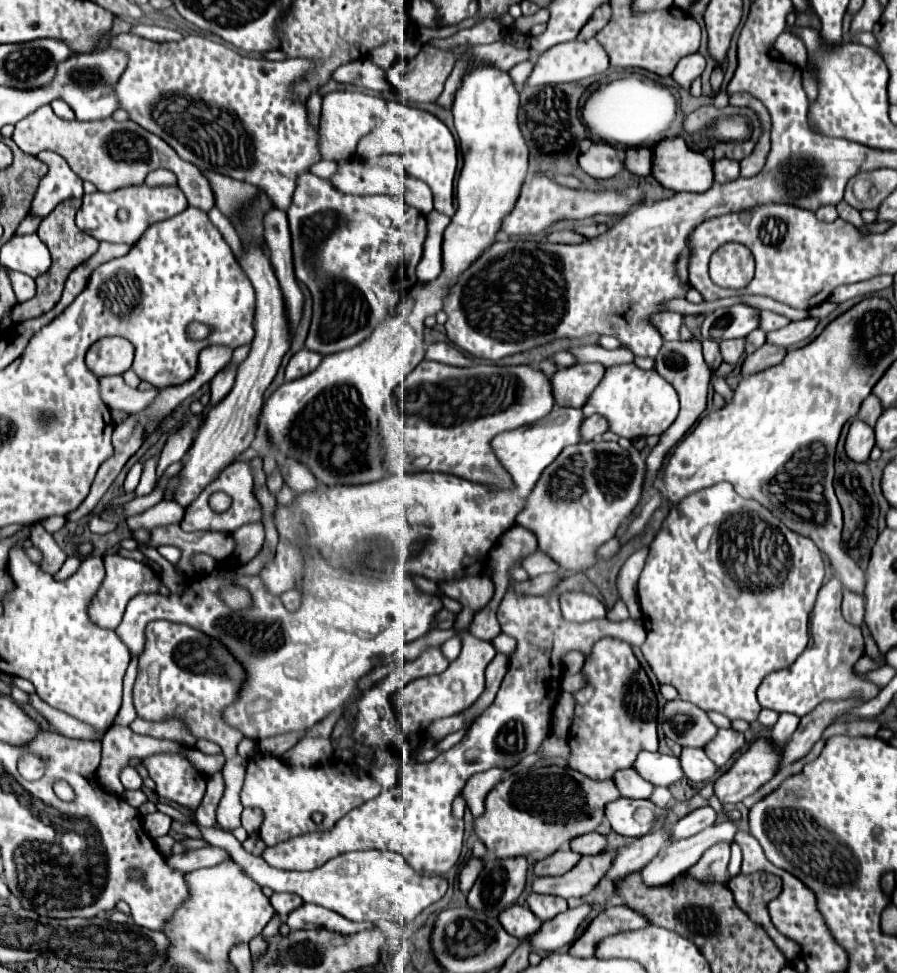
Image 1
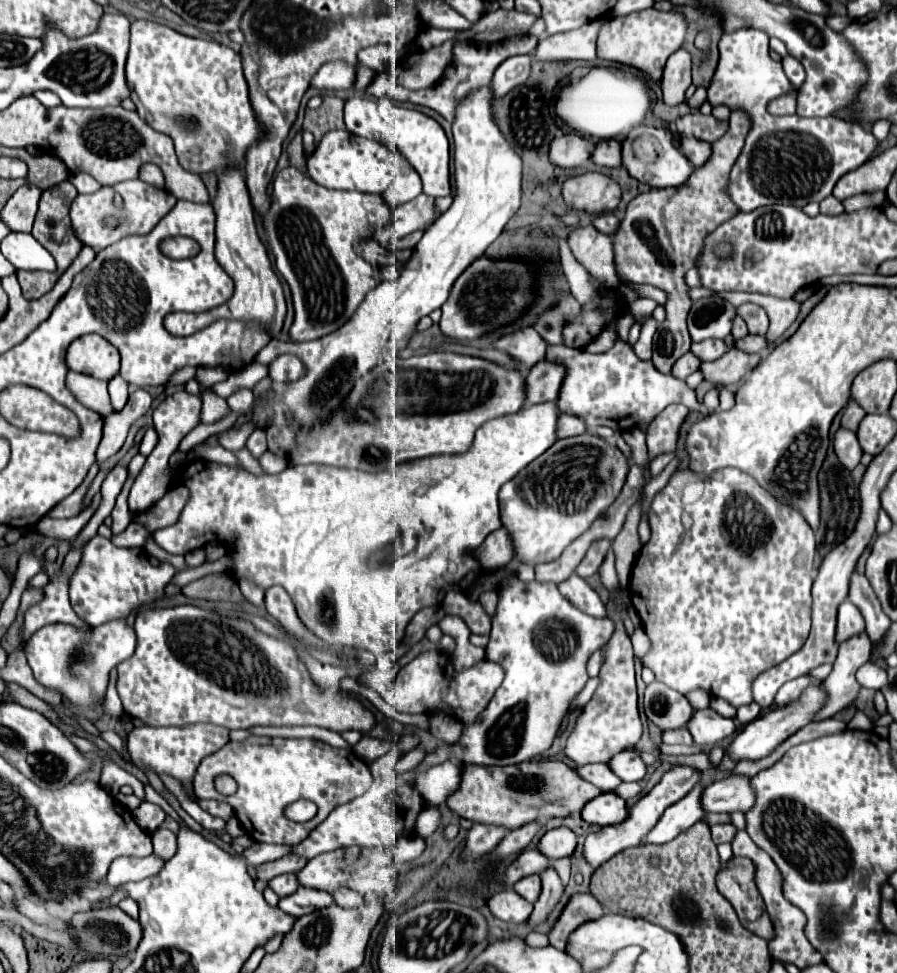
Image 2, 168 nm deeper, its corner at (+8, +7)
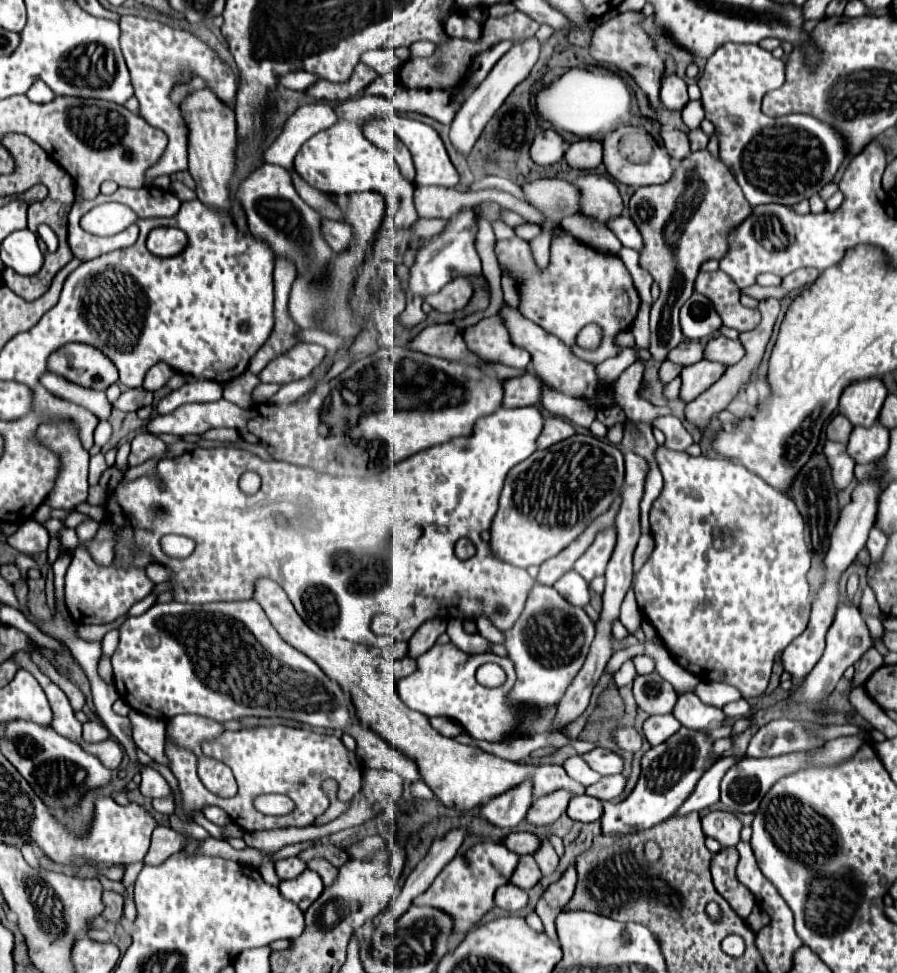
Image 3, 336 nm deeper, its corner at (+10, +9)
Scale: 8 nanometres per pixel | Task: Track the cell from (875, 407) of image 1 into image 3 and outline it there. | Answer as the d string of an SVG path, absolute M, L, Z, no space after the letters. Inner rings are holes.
M838 414L838 416L834 416L832 422L828 424L828 428L826 428L826 438L828 438L828 440L836 440L836 442L848 442L848 436L850 436L852 428L854 428L854 426L850 424L850 420L848 420L846 416Z

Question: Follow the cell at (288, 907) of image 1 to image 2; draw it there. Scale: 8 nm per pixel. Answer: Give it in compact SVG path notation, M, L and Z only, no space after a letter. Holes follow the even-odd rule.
M280 874L280 876L274 876L274 878L268 882L268 886L270 886L280 898L284 898L284 896L290 896L290 894L294 894L294 892L298 890L298 880L296 880L296 874Z

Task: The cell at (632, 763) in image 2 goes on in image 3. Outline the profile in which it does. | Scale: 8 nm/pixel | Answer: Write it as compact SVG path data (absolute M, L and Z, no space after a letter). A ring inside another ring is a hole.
M596 748L588 754L584 754L584 760L592 766L592 770L600 772L602 776L622 774L622 770L624 770L624 758L606 748Z

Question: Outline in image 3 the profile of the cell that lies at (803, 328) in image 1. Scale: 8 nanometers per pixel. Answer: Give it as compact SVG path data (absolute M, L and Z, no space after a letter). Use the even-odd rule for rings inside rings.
M726 336L722 338L712 338L706 342L708 350L704 354L706 360L714 360L714 362L724 362L724 364L736 364L745 355L744 346L740 340L730 340Z

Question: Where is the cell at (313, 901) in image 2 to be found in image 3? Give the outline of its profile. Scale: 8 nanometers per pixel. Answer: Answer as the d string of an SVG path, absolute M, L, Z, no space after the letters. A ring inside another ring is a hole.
M306 868L300 878L294 878L292 882L280 882L278 890L286 900L294 902L304 912L322 894L324 884L316 872Z

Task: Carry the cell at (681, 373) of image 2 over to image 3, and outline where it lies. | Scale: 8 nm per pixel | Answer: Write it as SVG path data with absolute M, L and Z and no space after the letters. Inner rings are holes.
M666 360L666 362L660 366L660 380L662 380L664 384L668 384L668 382L674 380L676 376L680 376L680 372L682 372L682 366L680 366L680 364L674 364L674 362Z

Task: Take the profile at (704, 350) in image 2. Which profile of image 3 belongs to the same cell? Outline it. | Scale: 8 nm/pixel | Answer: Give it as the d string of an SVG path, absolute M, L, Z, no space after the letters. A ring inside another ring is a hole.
M682 342L672 350L672 354L668 354L668 360L682 366L690 366L694 362L700 362L702 358L704 358L704 342Z

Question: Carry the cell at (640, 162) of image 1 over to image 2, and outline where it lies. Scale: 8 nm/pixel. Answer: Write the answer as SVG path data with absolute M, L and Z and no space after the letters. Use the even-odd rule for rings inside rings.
M600 140L592 154L590 160L598 166L606 166L606 168L618 168L622 158L620 158L620 142L616 140Z

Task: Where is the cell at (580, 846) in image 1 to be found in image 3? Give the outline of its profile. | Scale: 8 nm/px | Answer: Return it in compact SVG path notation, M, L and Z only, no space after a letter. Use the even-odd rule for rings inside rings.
M512 832L504 838L504 844L508 846L508 850L522 856L522 854L534 854L540 848L542 840L530 832Z

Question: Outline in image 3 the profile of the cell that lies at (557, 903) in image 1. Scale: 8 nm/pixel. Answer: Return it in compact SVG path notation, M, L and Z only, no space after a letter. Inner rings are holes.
M520 856L520 866L516 868L516 874L512 874L510 882L522 890L530 890L538 884L538 880L542 878L540 874L540 868L536 866L534 858L532 856Z

